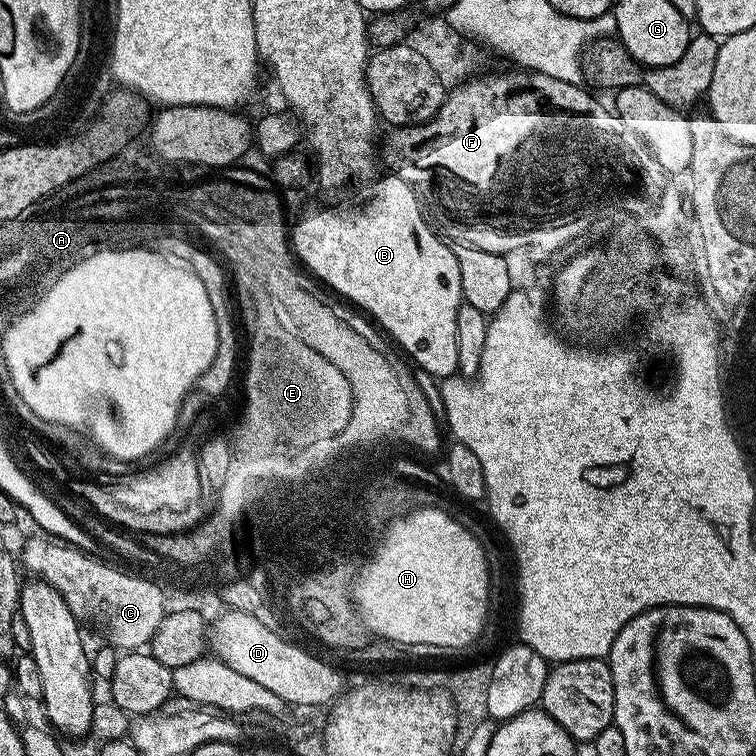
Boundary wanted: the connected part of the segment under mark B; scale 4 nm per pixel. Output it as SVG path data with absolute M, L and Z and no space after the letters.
M384 175L377 182L365 208L310 209L296 225L291 225L290 247L297 261L323 287L371 317L399 345L405 357L413 356L417 369L425 368L435 378L453 375L458 369L456 331L462 303L458 258L455 251L447 248L428 225L420 209L420 200L416 197L417 189L400 176Z

